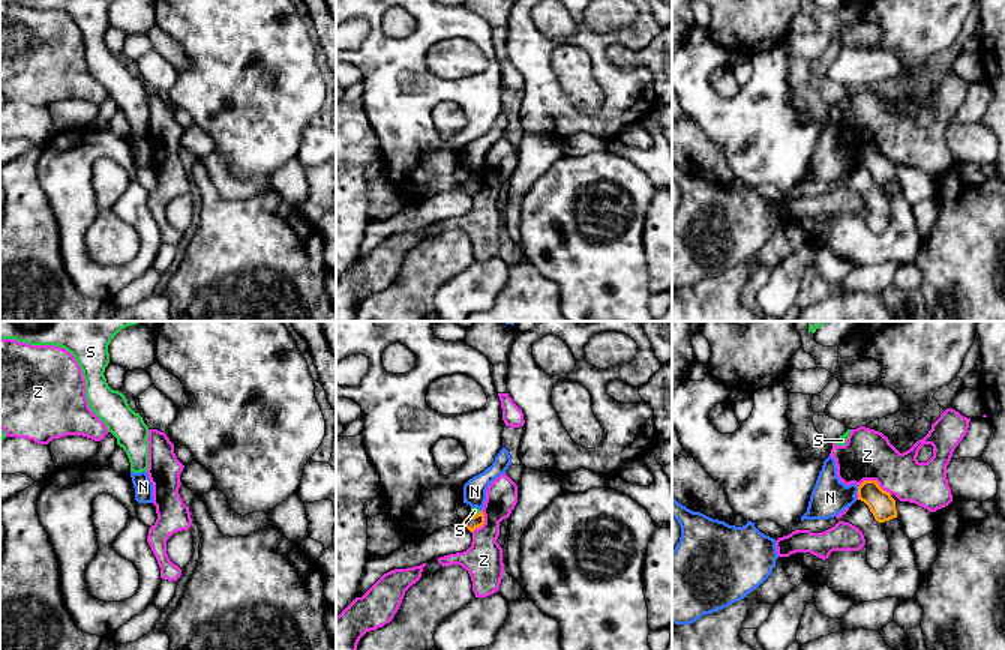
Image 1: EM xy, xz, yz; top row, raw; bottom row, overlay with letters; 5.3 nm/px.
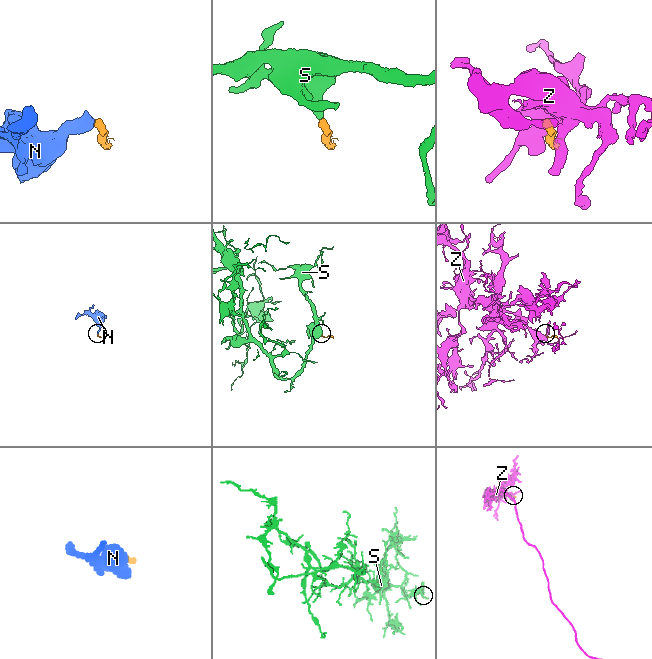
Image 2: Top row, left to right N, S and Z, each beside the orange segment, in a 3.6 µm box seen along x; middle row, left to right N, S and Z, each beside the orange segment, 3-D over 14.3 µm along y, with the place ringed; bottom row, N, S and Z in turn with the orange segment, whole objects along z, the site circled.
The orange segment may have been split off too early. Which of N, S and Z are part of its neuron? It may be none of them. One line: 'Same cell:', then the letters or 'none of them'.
Same cell: none of them

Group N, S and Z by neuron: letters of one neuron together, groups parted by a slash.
N / S / Z

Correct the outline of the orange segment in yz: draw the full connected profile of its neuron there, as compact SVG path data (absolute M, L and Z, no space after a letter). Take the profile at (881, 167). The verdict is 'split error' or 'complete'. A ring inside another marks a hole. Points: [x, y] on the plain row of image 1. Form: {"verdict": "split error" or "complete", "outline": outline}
{"verdict": "complete", "outline": "M864 144L858 150L858 164L868 170L879 188L897 182L896 164L876 144Z"}

